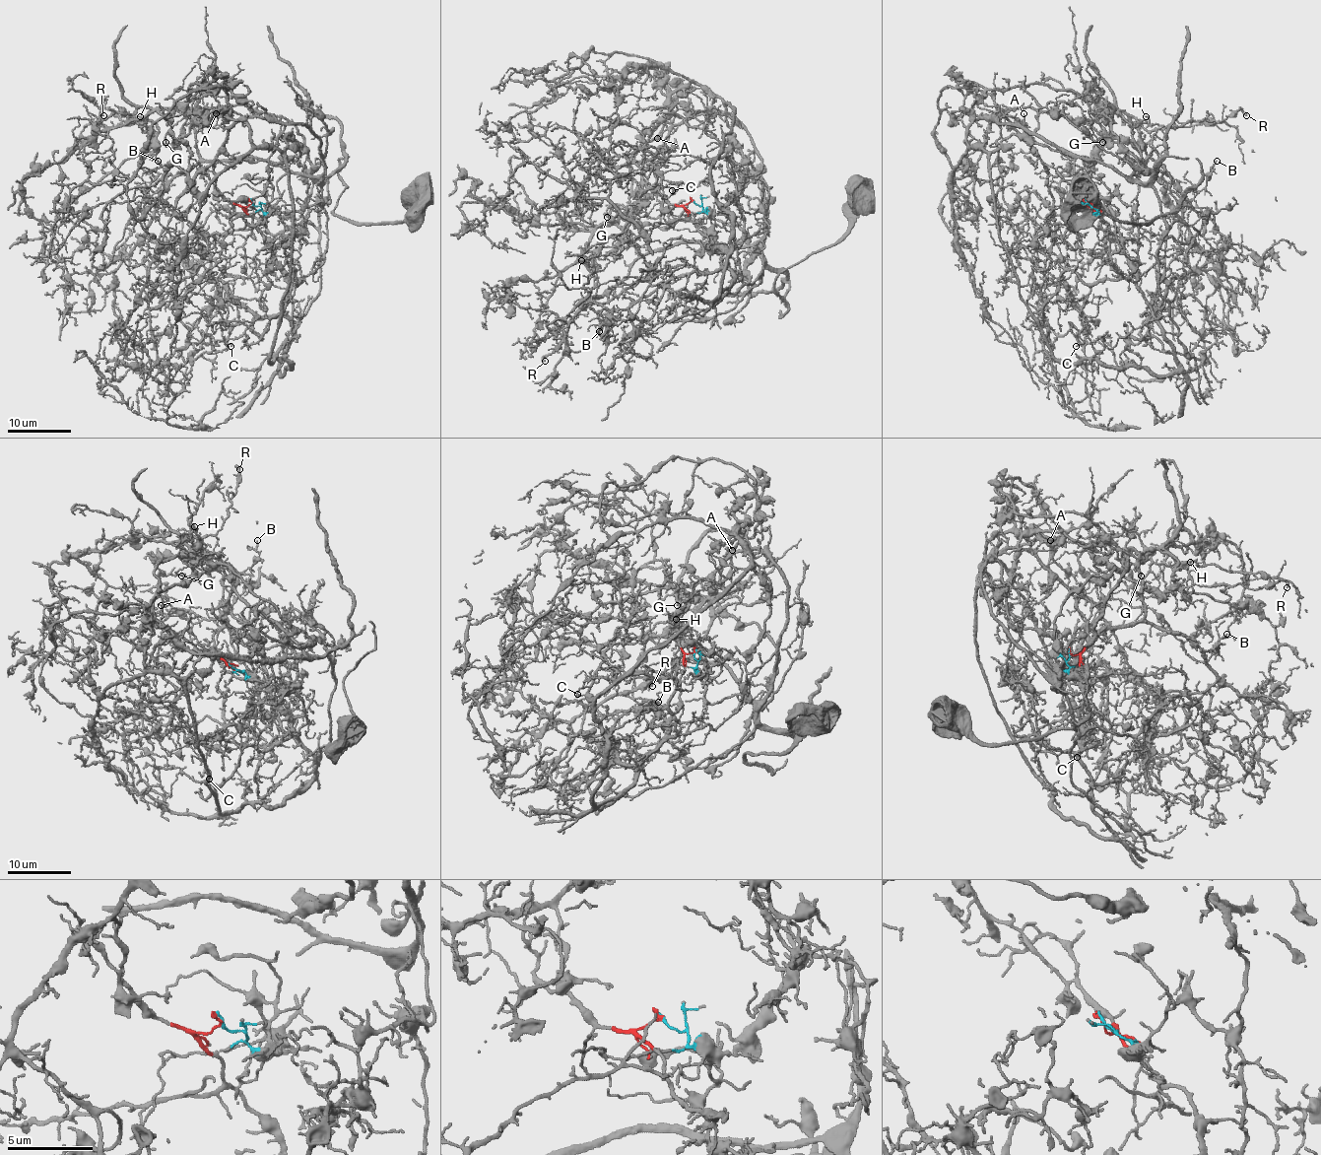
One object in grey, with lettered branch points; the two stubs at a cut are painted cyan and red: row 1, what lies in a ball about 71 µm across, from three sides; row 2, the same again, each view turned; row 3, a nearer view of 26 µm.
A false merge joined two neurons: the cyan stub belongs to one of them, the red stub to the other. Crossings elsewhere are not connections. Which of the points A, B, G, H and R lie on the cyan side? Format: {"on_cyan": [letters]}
{"on_cyan": ["A", "B", "G", "H", "R"]}

